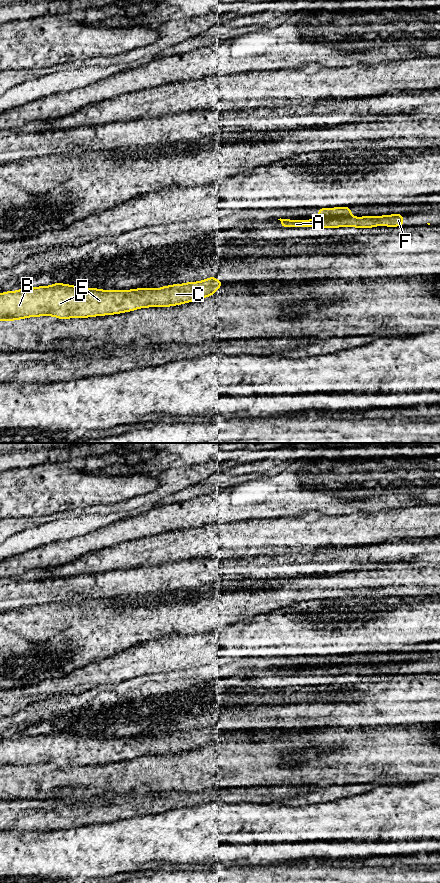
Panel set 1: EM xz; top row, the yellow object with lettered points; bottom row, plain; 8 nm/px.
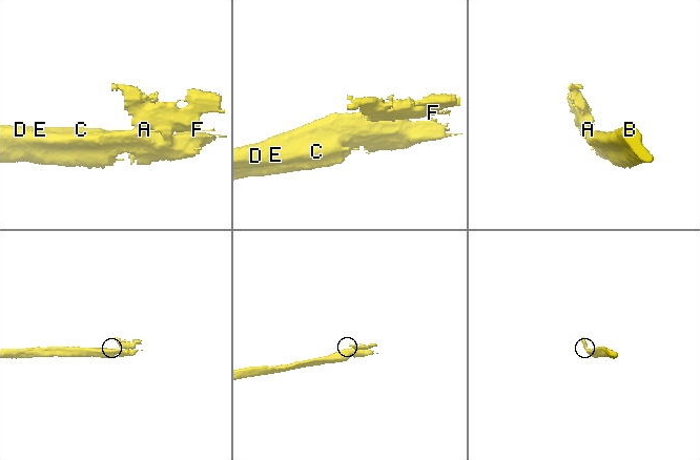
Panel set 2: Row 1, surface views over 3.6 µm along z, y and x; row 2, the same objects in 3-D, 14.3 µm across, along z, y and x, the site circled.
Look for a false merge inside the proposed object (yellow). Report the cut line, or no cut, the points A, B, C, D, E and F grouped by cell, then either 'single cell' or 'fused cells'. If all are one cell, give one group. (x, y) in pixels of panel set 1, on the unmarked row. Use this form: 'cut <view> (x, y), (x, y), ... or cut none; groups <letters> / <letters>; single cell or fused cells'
cut xz (350, 663), (317, 666); groups A F / B C D E; fused cells

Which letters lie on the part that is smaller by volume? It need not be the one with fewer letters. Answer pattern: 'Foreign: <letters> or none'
Foreign: A, F

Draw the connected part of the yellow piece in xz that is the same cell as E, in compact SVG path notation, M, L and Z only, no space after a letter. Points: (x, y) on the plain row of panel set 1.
M213 723L202 729L173 732L158 737L100 738L55 731L51 734L24 736L18 739L1 741L0 769L13 769L38 764L54 764L59 767L86 766L119 762L139 756L175 754L211 744L221 734L223 734L223 731Z

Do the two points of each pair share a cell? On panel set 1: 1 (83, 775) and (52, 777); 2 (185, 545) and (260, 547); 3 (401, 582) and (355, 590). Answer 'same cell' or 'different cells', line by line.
1: same cell
2: same cell
3: same cell

